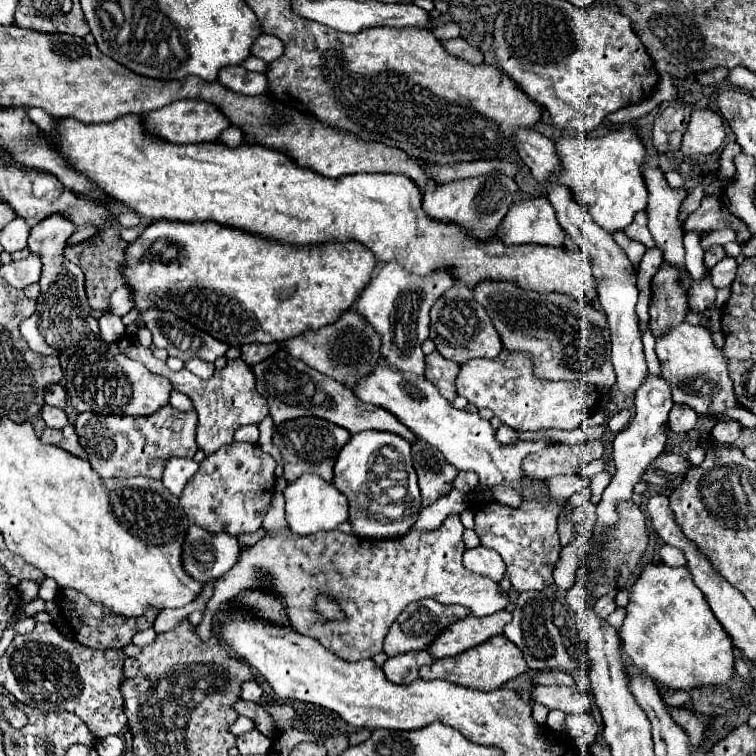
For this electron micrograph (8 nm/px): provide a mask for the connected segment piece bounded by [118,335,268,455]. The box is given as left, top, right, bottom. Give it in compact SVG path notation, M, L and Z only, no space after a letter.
M124 335L118 341L118 347L124 355L128 355L134 361L140 361L146 369L150 369L156 375L162 375L166 379L172 381L172 387L184 395L190 397L196 413L198 413L198 425L196 425L196 443L198 447L210 455L214 451L218 451L222 445L232 443L232 435L238 427L242 425L258 425L266 415L268 415L268 403L266 399L256 391L254 387L254 373L250 367L246 367L246 363L242 359L232 359L226 361L226 365L222 369L214 369L214 375L210 379L200 379L194 373L190 373L188 369L180 369L180 371L170 371L166 367L164 361L156 359L152 355L150 349L142 347L140 341L136 339L136 335Z

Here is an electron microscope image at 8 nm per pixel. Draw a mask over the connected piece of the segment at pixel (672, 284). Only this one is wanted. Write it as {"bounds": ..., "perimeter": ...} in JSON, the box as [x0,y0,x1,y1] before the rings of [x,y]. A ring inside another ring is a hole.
{"bounds":[650,265,708,337],"perimeter":[[[662,265],[656,275],[650,281],[650,329],[654,337],[660,337],[668,327],[687,322],[691,325],[702,326],[708,319],[708,314],[689,313],[686,307],[686,295],[682,293],[682,287],[678,285],[680,271]]]}

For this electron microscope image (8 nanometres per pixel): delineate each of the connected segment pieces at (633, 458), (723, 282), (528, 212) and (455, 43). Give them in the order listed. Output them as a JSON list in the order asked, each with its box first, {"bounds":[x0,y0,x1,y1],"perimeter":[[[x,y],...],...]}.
[{"bounds":[594,373,674,535],"perimeter":[[[648,373],[646,381],[638,387],[638,393],[634,395],[634,417],[632,417],[630,425],[624,431],[620,431],[612,443],[612,459],[616,465],[616,473],[614,473],[610,485],[604,489],[602,501],[596,509],[596,513],[598,513],[598,521],[594,527],[596,533],[600,533],[600,535],[608,533],[610,525],[614,525],[618,521],[616,503],[626,501],[634,495],[634,485],[640,483],[640,477],[646,471],[646,467],[650,465],[650,461],[656,459],[664,451],[668,413],[670,413],[672,405],[674,403],[672,403],[668,381],[664,377],[656,377],[656,375]]]},{"bounds":[710,257,736,287],"perimeter":[[[724,257],[722,261],[718,261],[712,269],[710,269],[710,279],[714,287],[730,287],[734,277],[736,277],[736,259],[732,257]]]},{"bounds":[500,197,564,247],"perimeter":[[[544,197],[512,205],[500,225],[500,239],[506,245],[564,247],[564,231]]]},{"bounds":[442,37,484,63],"perimeter":[[[462,37],[442,41],[442,47],[444,47],[446,51],[450,51],[450,55],[454,55],[454,57],[458,57],[458,59],[464,59],[464,61],[468,61],[468,63],[482,63],[482,61],[484,61],[482,51],[478,51],[476,47],[472,47],[470,43],[466,43]]]}]

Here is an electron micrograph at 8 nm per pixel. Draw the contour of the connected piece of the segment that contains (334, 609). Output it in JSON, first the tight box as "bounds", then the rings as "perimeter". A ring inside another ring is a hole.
{"bounds":[318,597,342,619],"perimeter":[[[318,597],[318,613],[326,619],[332,619],[332,617],[338,617],[338,619],[342,619],[342,611],[340,611],[340,607],[334,603],[334,601],[330,601],[330,599],[326,599],[326,597]]]}

